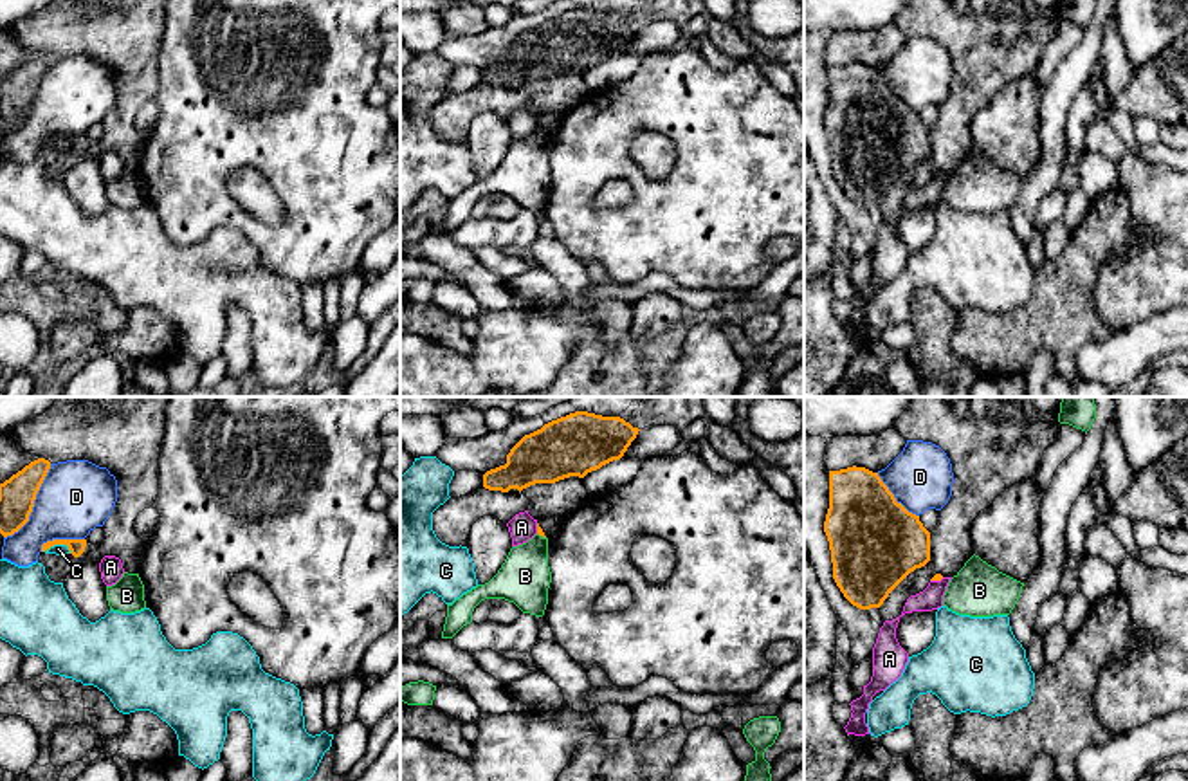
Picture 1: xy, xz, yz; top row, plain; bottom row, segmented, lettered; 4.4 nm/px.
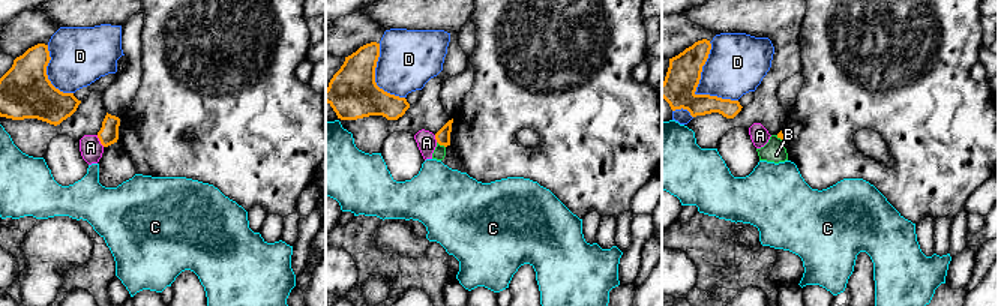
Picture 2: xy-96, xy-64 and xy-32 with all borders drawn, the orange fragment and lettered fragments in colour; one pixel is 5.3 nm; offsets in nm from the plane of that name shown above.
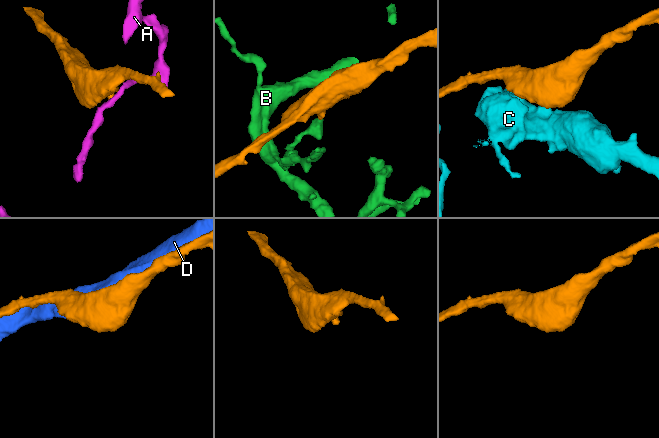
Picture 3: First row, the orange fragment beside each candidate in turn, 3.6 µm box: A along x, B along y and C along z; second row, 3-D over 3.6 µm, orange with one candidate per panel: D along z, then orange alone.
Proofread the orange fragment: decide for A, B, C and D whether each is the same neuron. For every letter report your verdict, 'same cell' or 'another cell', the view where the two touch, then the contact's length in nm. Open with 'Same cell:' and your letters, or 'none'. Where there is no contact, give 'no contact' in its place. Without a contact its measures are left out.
Same cell: none
A: another cell; meets orange in yz; contact 70 nm long
B: another cell; meets orange in xz; contact 50 nm long
C: another cell; meets orange in xy; contact 130 nm long
D: another cell; meets orange in xy; contact 400 nm long

